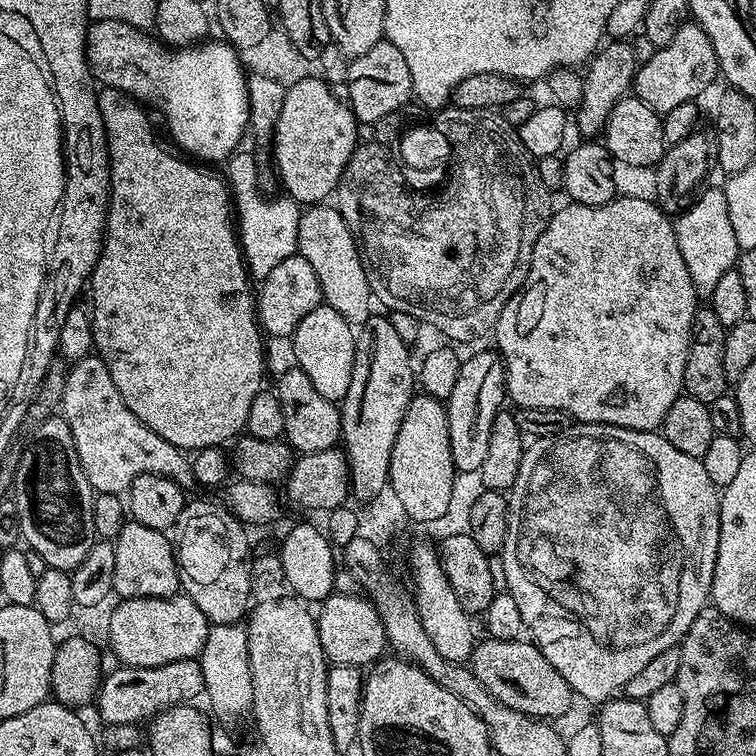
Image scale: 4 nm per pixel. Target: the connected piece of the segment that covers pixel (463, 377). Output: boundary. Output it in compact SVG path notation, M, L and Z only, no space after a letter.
M495 350L476 352L465 359L458 370L458 383L446 401L448 429L450 430L450 454L454 454L457 473L479 473L490 446L490 426L494 418L505 407L504 360Z

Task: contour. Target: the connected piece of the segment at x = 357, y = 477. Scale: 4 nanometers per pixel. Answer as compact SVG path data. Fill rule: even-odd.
M373 314L355 329L354 335L356 353L350 390L346 390L339 405L340 435L348 459L351 495L357 496L360 502L367 502L389 485L394 438L398 438L406 406L410 406L414 395L414 360L412 364L412 356L408 353L411 352L410 345L398 338L387 315Z

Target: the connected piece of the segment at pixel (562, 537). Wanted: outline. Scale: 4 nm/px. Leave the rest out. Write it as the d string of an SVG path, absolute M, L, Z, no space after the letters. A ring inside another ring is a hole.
M576 422L564 432L533 439L525 447L522 466L518 466L518 478L508 496L508 529L502 553L506 582L508 583L506 591L512 595L514 602L518 602L518 610L522 613L522 622L531 643L535 644L538 650L542 650L542 654L546 654L546 662L550 662L550 666L554 666L554 670L558 670L558 674L562 674L562 678L566 678L566 682L579 699L581 696L584 700L603 702L623 693L626 682L630 682L630 678L634 678L634 674L638 674L638 670L643 670L653 658L658 658L658 654L662 654L662 650L677 647L684 635L688 633L694 618L698 618L698 614L709 603L712 595L712 579L720 541L720 498L721 493L716 484L710 482L710 477L706 475L703 459L699 456L682 454L682 450L674 450L674 446L670 446L668 439L659 431L639 432L629 428L619 428L613 424ZM566 548L572 548L572 550L568 550L568 554L570 554L570 562L574 566L574 580L572 580L574 592L570 592L570 596L574 598L574 604L566 604L566 582L564 582L566 578L562 574L562 572L566 572L566 568L564 568ZM536 568L538 568L538 572L542 568L542 572L548 574L548 580L542 580L544 584L558 584L556 580L560 580L564 602L522 602L520 590L516 590L516 584L536 582ZM612 604L614 604L614 642L608 642L608 650L602 650L600 646L592 644L590 628L580 624L582 614L578 614L578 612L586 612L584 608L594 608L594 606L606 606L606 608L610 606L610 612L612 612Z

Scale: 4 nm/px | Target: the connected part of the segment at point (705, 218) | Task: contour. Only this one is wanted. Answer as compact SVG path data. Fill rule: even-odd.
M705 187L674 220L678 250L682 250L686 270L690 270L690 282L694 282L694 290L700 298L712 297L722 274L735 269L741 253L738 238L734 238L734 225L730 223L730 209L726 206L723 187L707 188Z

